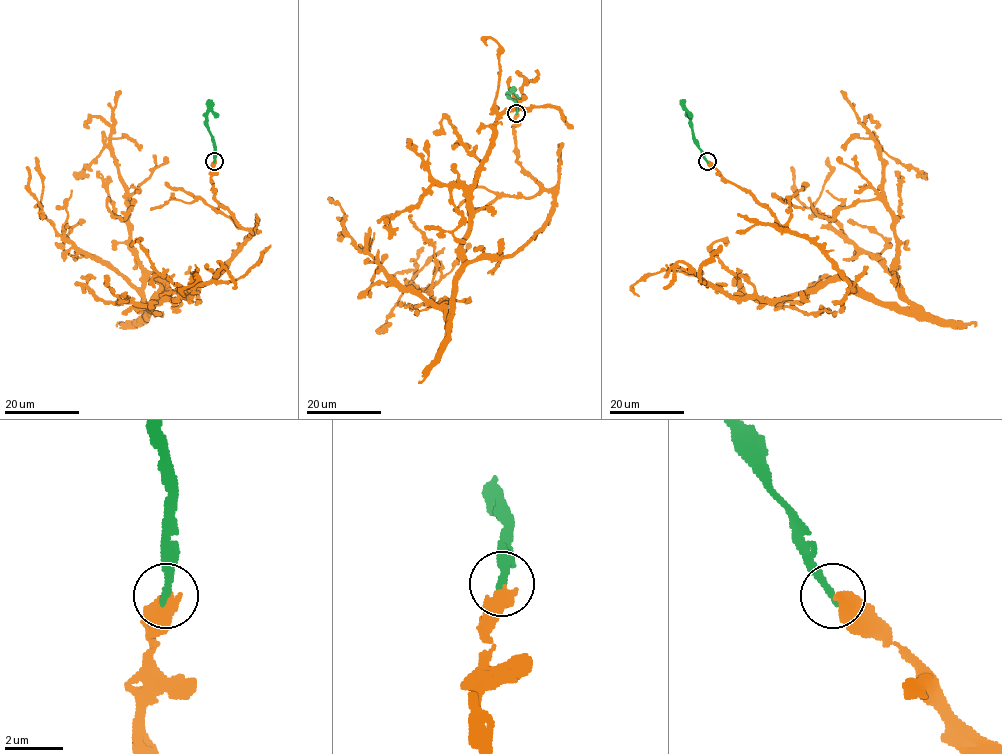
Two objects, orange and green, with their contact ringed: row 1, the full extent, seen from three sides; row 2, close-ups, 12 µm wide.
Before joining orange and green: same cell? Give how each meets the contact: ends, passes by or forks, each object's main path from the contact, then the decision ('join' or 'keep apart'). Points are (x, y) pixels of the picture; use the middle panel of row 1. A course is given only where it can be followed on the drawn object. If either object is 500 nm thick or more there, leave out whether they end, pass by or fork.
course orange (517, 113), (517, 162), (551, 193), (553, 213), (514, 254), (464, 268), (449, 318), (413, 284), (423, 247); course green (517, 113), (517, 104), (509, 97), (514, 87); join

